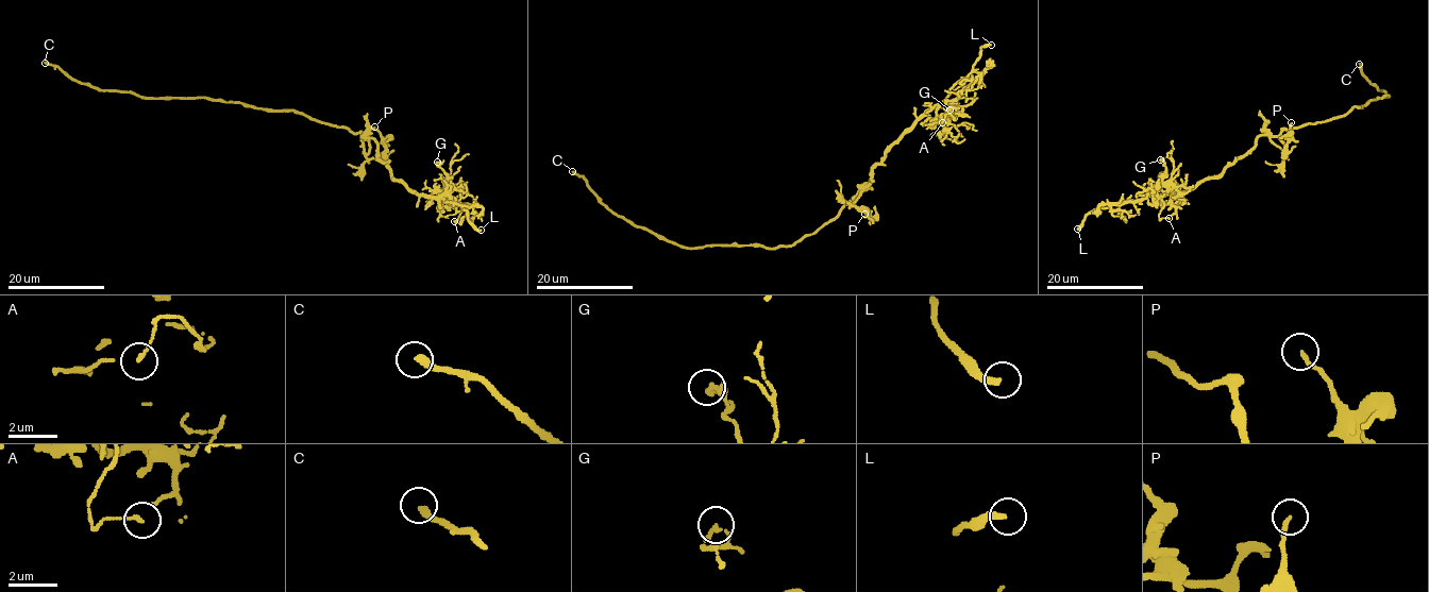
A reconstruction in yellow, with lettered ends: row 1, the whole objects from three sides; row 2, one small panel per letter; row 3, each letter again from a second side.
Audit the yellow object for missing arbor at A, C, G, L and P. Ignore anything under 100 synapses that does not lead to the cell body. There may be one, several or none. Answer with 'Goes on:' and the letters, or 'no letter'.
Goes on: C, L

